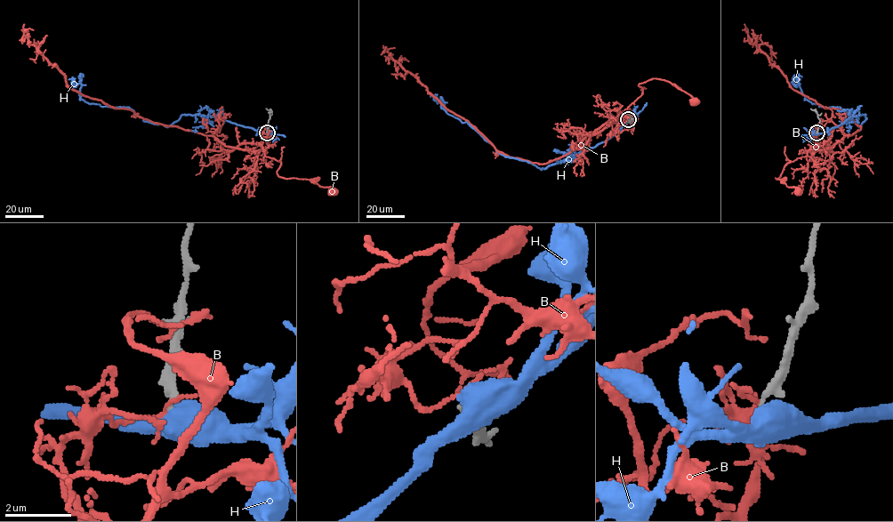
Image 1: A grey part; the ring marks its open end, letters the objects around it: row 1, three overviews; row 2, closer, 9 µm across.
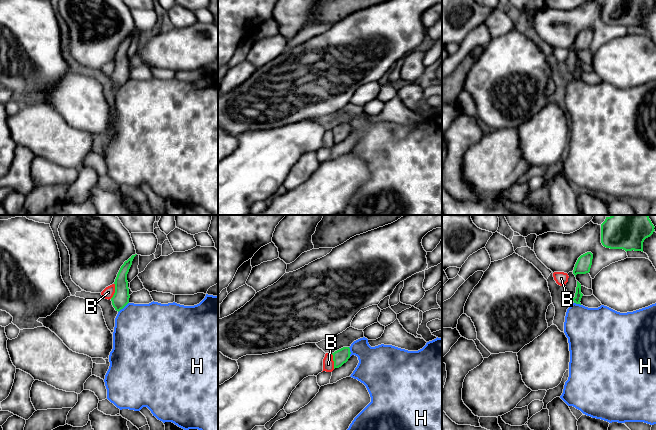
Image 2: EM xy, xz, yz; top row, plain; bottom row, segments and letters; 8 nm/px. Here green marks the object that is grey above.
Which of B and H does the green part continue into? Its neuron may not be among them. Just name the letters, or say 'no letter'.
no letter

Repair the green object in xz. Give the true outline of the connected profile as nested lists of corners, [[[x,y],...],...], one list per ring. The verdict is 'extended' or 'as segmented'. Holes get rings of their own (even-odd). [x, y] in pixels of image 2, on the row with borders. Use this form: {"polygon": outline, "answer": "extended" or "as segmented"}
{"polygon": [[[343,347],[334,353],[333,355],[333,361],[334,361],[334,369],[341,367],[344,363],[348,361],[350,358],[350,348],[349,347]]], "answer": "as segmented"}

